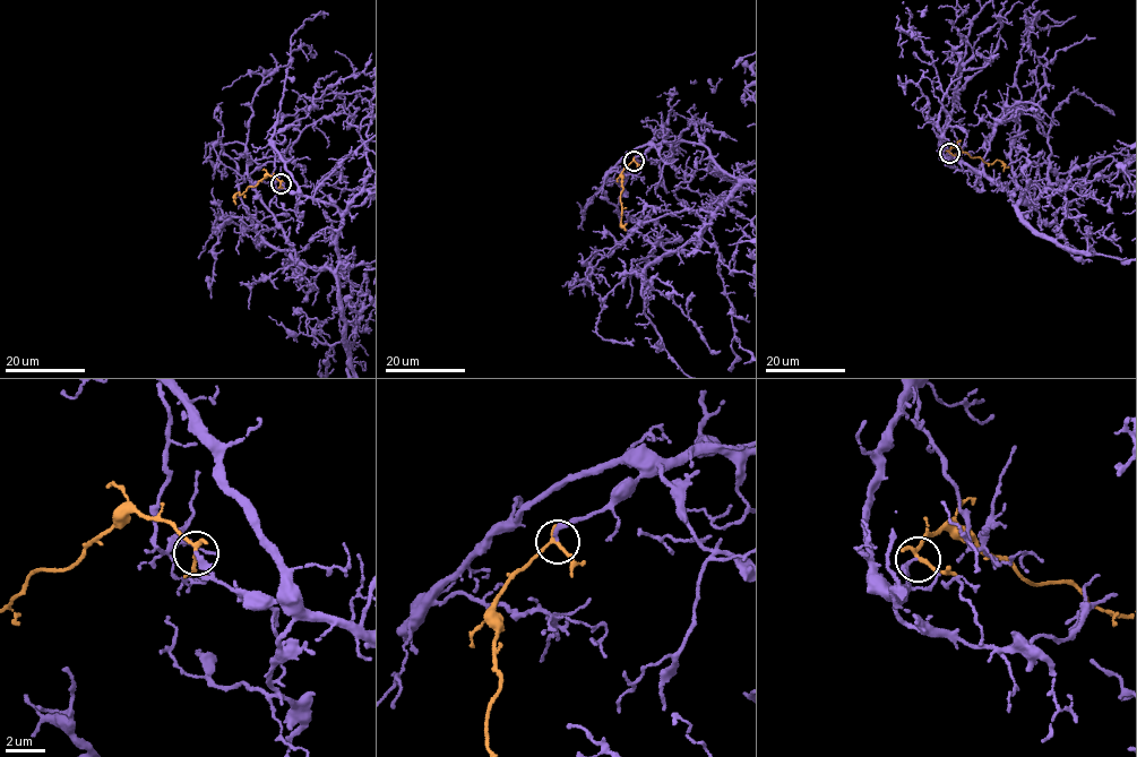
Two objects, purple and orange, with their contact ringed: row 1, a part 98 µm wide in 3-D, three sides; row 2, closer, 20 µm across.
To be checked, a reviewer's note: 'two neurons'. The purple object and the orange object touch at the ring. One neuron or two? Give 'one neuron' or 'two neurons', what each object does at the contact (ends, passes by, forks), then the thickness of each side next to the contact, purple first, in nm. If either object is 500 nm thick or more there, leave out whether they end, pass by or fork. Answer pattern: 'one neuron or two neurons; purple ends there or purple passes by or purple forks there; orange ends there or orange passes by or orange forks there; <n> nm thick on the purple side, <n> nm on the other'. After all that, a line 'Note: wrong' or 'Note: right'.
one neuron; purple ends there; orange passes by; 200 nm thick on the purple side, 200 nm on the other
Note: wrong

